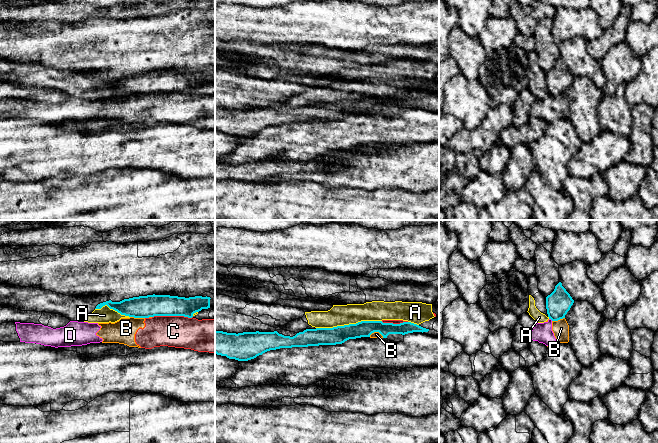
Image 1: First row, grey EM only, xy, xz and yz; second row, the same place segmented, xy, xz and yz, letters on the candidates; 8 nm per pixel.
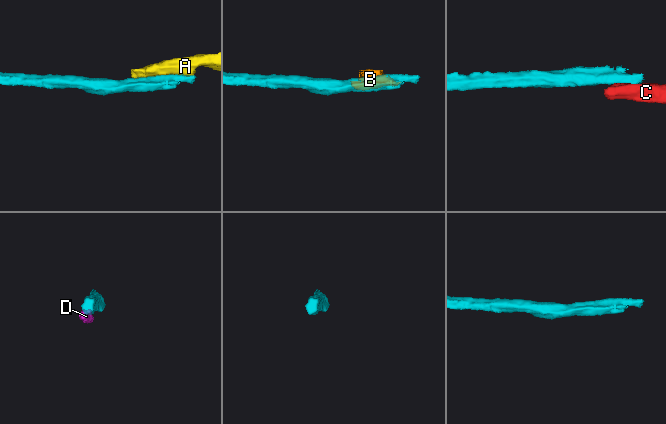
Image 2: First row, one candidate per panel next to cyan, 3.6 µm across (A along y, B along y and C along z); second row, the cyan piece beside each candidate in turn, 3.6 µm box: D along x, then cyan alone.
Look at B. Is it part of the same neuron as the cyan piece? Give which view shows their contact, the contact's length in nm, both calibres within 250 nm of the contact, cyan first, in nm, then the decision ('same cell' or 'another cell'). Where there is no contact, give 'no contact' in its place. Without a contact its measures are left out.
xz | 120 nm | 130/50 nm | another cell

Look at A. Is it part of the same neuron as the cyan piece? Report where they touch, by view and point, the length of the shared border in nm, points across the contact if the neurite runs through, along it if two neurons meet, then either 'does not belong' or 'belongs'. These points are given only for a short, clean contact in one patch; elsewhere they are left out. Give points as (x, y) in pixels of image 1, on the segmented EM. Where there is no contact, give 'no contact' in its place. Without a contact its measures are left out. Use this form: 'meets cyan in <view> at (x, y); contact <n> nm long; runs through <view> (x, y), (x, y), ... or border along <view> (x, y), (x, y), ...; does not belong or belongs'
meets cyan in xz at (349, 324); contact 550 nm long; does not belong

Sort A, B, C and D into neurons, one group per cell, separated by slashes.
A / B C D

